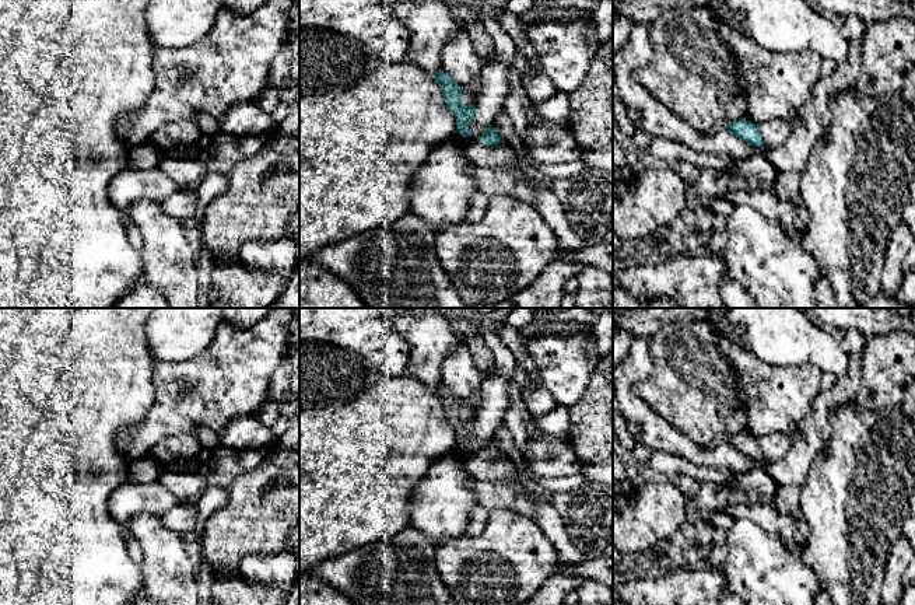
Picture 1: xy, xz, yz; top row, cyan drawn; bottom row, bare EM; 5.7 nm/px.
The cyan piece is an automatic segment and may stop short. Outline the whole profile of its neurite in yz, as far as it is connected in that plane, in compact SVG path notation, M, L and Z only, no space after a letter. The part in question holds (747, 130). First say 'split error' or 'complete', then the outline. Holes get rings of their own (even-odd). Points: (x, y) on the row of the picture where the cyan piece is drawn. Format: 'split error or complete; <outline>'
split error; M772 119L760 125L751 120L733 120L726 125L726 130L733 136L765 150L781 147L793 132L793 127L783 119Z

